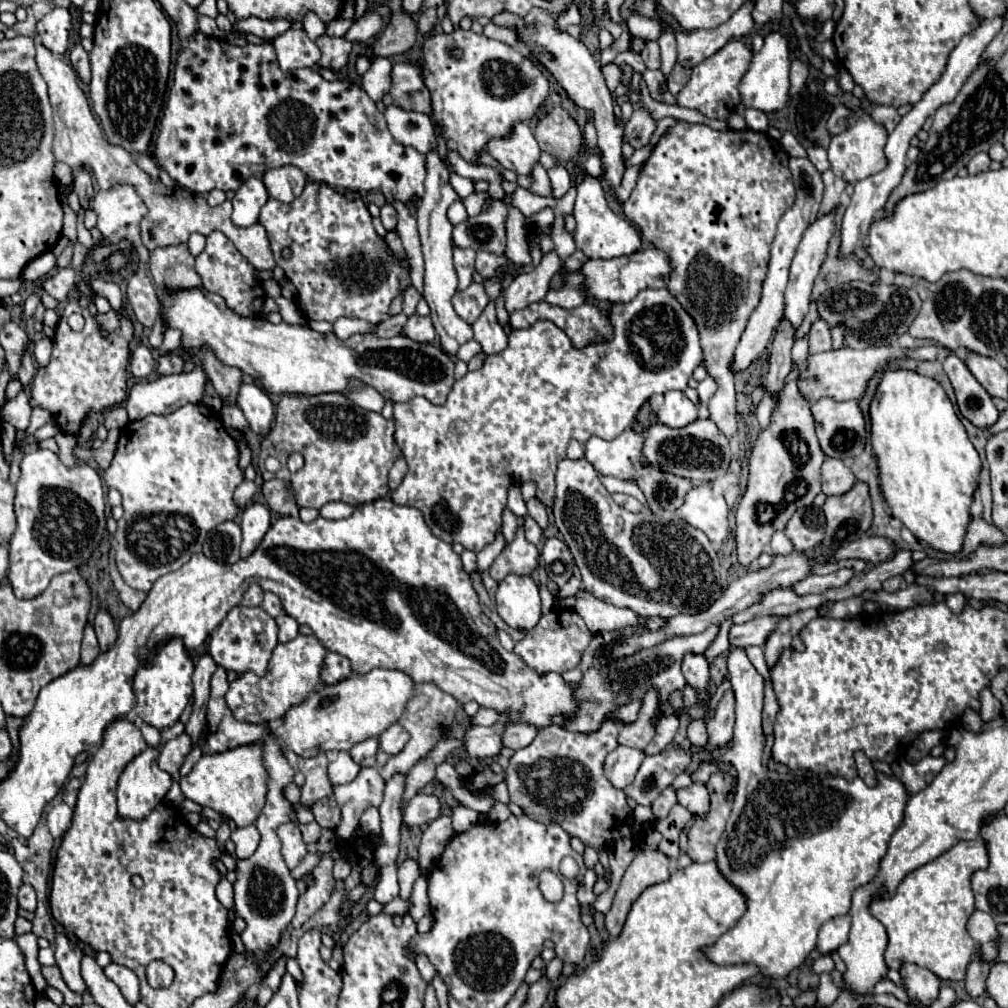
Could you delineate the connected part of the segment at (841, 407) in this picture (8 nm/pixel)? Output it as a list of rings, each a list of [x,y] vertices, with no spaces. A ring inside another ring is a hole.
[[[823,397],[811,405],[811,411],[815,415],[817,437],[819,437],[819,443],[821,443],[821,449],[825,455],[837,457],[837,459],[851,459],[865,449],[865,439],[867,439],[865,417],[863,417],[863,411],[861,411],[857,399],[835,401],[831,397]]]

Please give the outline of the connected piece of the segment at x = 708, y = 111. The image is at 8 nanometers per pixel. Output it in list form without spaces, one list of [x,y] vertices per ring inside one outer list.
[[[737,39],[729,41],[715,55],[711,55],[709,59],[701,61],[699,65],[693,67],[693,75],[691,75],[689,83],[677,95],[677,105],[687,107],[687,109],[697,109],[699,113],[703,113],[709,119],[727,121],[729,115],[735,113],[735,107],[741,101],[737,85],[739,85],[743,73],[749,69],[751,57],[753,57],[753,53],[741,41],[737,41]]]

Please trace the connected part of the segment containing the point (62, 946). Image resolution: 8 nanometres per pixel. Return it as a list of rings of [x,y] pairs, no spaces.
[[[57,933],[55,935],[55,943],[53,943],[53,951],[55,951],[55,959],[57,959],[57,967],[61,969],[61,975],[67,983],[67,987],[75,993],[85,993],[85,981],[81,979],[81,957],[83,951],[77,943],[73,943],[65,933]]]

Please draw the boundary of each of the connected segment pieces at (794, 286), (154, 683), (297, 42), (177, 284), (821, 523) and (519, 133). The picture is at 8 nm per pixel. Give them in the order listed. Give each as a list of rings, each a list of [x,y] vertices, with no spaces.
[[[829,213],[825,217],[817,217],[817,221],[813,225],[809,225],[809,229],[803,233],[803,239],[799,243],[799,249],[797,249],[797,255],[793,259],[793,265],[791,265],[791,275],[789,275],[789,287],[785,291],[785,315],[783,319],[789,321],[789,325],[793,327],[793,331],[799,329],[799,325],[803,323],[803,317],[809,309],[809,301],[811,301],[811,289],[813,289],[813,281],[819,273],[819,267],[825,259],[825,251],[827,251],[827,243],[835,231],[835,223],[833,223],[833,215],[835,213]]]
[[[169,639],[157,649],[157,655],[151,657],[149,661],[143,663],[143,667],[135,675],[135,695],[137,695],[137,715],[141,721],[147,725],[163,731],[167,727],[173,727],[183,709],[187,707],[191,695],[193,695],[193,685],[191,685],[191,673],[193,673],[193,661],[189,659],[181,639]]]
[[[289,29],[275,37],[271,43],[277,51],[277,61],[283,71],[313,67],[321,57],[319,47],[307,37],[303,29]]]
[[[187,243],[151,251],[149,271],[159,291],[201,285],[201,277],[195,271],[195,257],[189,253]]]
[[[809,505],[803,509],[797,509],[791,521],[787,523],[785,533],[793,541],[797,551],[809,551],[819,545],[825,537],[825,515],[823,509]]]
[[[519,123],[515,125],[511,139],[491,141],[489,153],[503,169],[517,175],[531,175],[533,167],[539,163],[541,149],[533,137],[533,129],[527,123]]]

